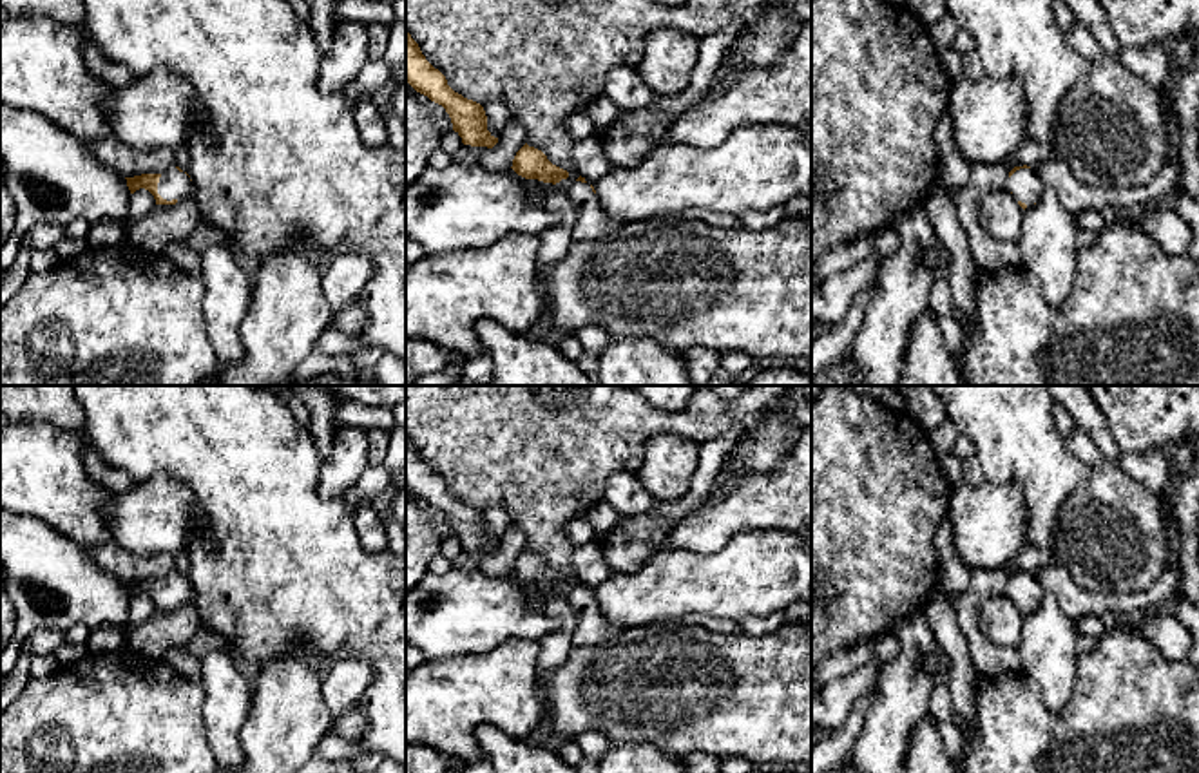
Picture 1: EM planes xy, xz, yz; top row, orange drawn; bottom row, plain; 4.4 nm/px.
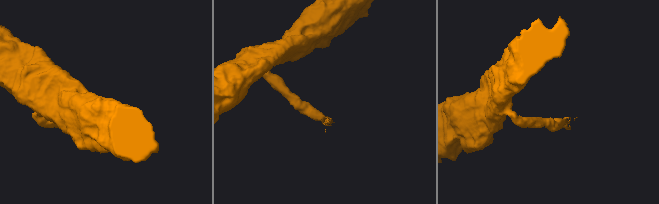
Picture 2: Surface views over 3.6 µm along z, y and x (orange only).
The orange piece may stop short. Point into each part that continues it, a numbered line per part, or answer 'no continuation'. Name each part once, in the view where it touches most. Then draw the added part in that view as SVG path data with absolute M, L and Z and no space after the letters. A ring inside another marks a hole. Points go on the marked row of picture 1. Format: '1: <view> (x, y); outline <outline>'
1: xy (172, 183); outline M176 167L163 172L158 183L158 194L167 199L185 199L196 196L196 186L185 172L179 172Z

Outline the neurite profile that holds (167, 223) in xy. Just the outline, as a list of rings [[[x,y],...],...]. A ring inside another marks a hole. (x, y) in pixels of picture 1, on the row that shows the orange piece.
[[[196,196],[179,199],[176,205],[156,205],[145,217],[129,226],[130,244],[165,253],[170,243],[185,239],[203,219]]]

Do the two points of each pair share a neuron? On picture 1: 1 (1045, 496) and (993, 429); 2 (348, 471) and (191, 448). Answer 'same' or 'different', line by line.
1: same
2: different

